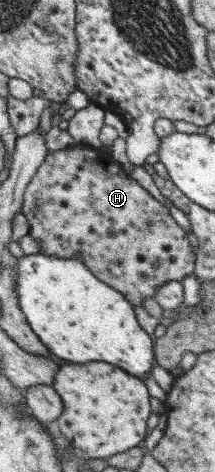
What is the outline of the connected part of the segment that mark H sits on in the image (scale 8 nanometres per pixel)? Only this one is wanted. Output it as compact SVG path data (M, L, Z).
M73 145L69 148L47 153L33 174L32 179L26 184L23 197L24 200L22 200L20 210L28 223L27 234L38 242L39 253L62 259L78 258L96 278L99 278L104 284L111 286L114 290L123 293L123 297L132 306L135 304L142 306L141 303L146 297L154 298L154 293L156 293L156 289L160 285L170 281L180 281L184 276L193 275L195 254L192 253L192 247L190 247L186 232L176 224L164 205L158 203L144 188L141 188L128 176L117 162L111 158L108 150L94 150L83 145Z

